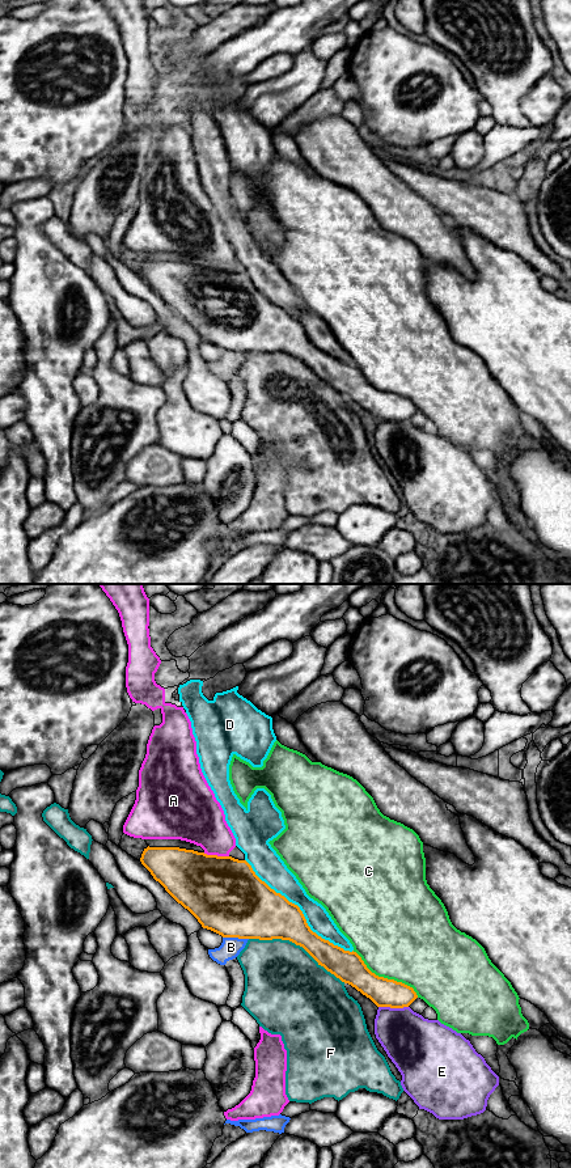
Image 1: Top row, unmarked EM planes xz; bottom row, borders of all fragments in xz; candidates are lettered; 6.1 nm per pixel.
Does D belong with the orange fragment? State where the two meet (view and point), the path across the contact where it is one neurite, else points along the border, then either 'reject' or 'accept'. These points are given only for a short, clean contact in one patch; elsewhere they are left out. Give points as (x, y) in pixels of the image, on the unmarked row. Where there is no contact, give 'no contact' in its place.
meets orange in xz at (300, 324); accept

